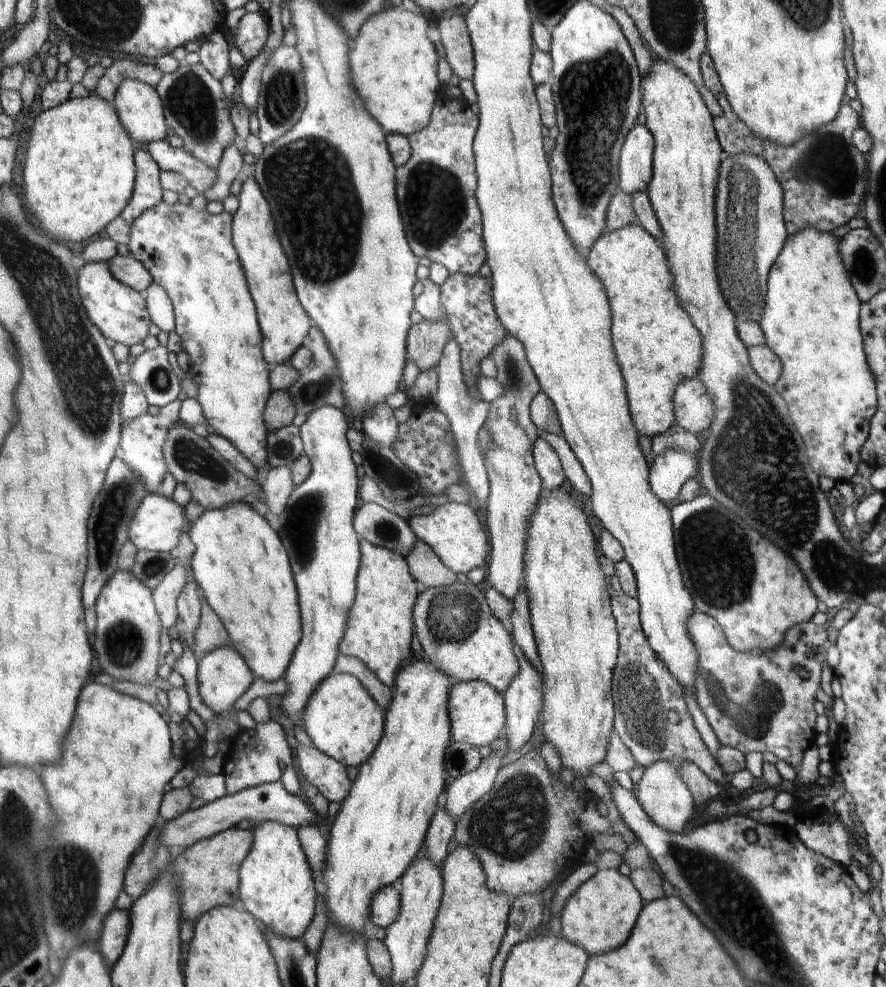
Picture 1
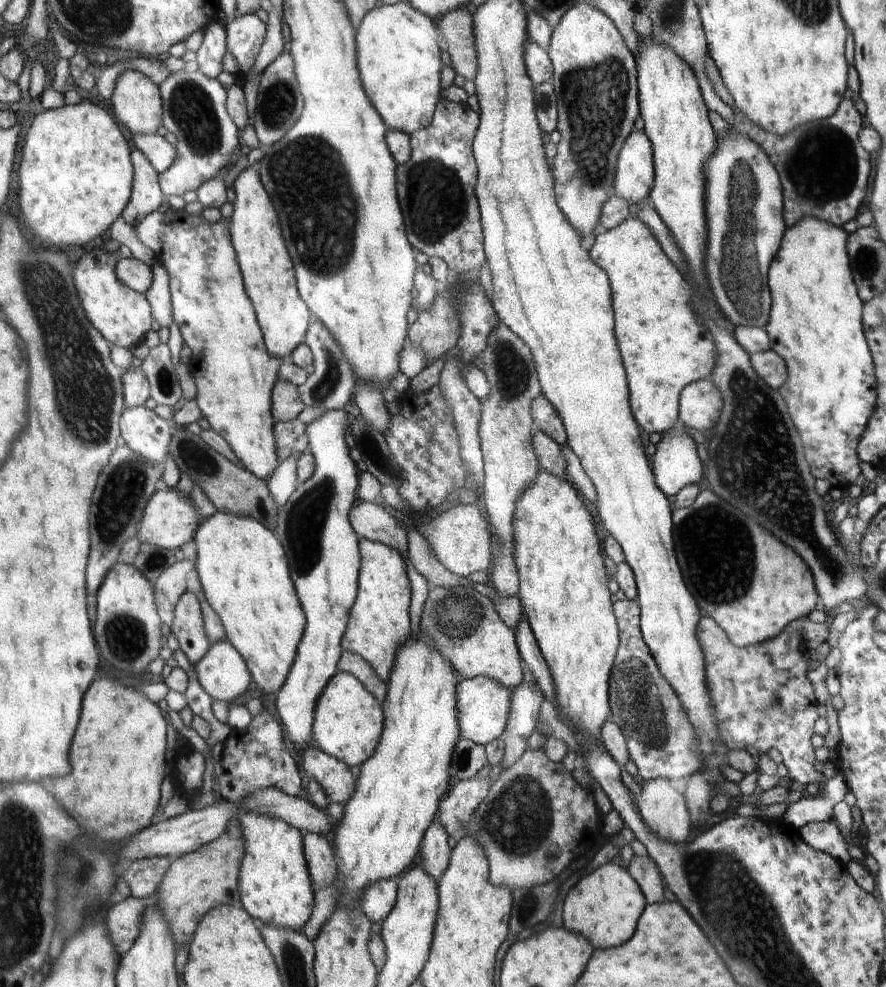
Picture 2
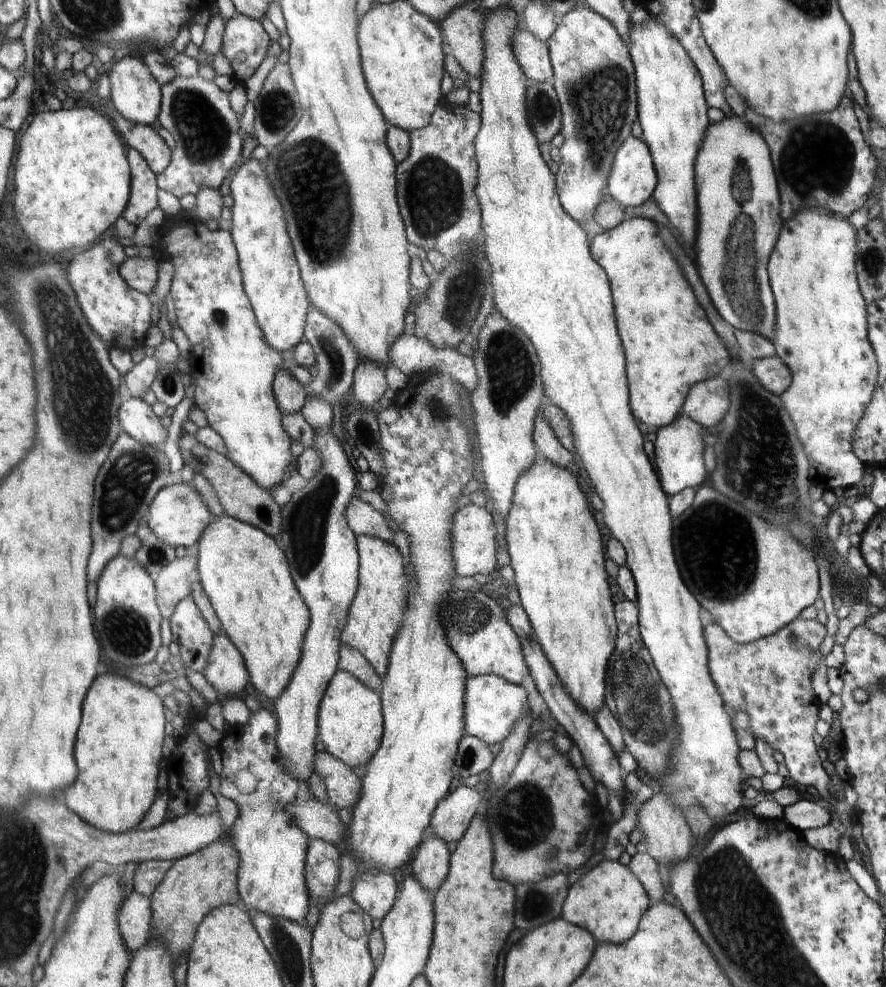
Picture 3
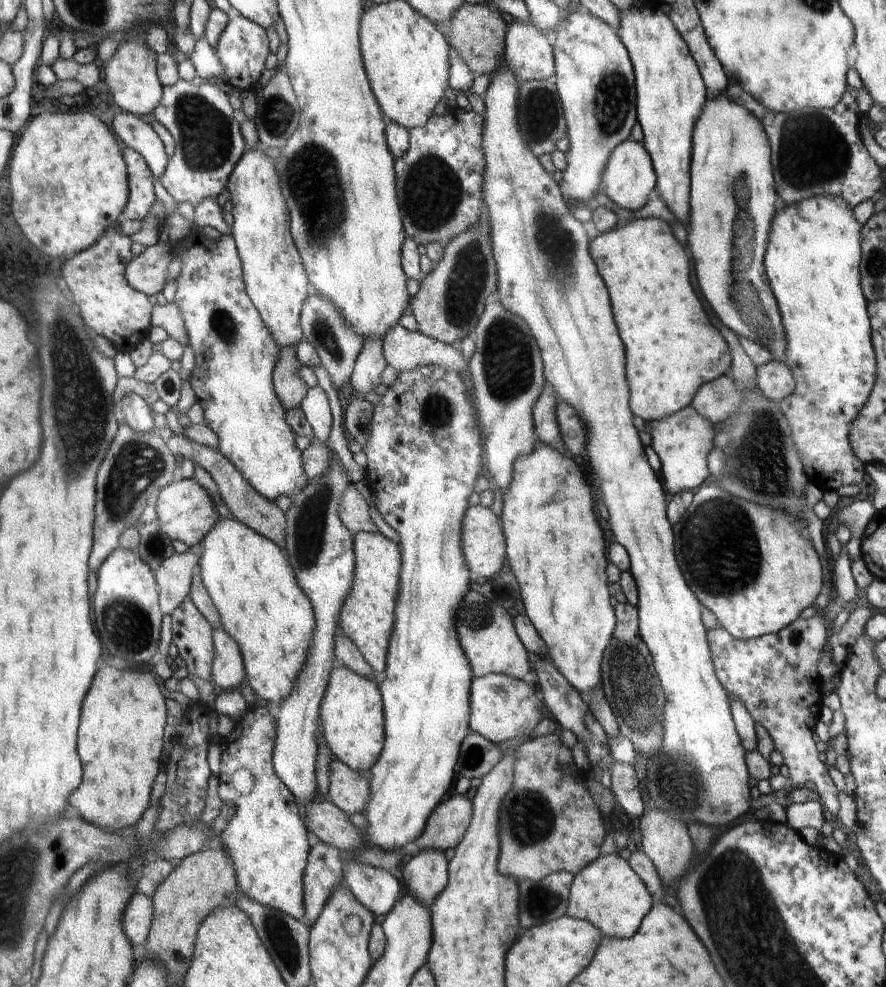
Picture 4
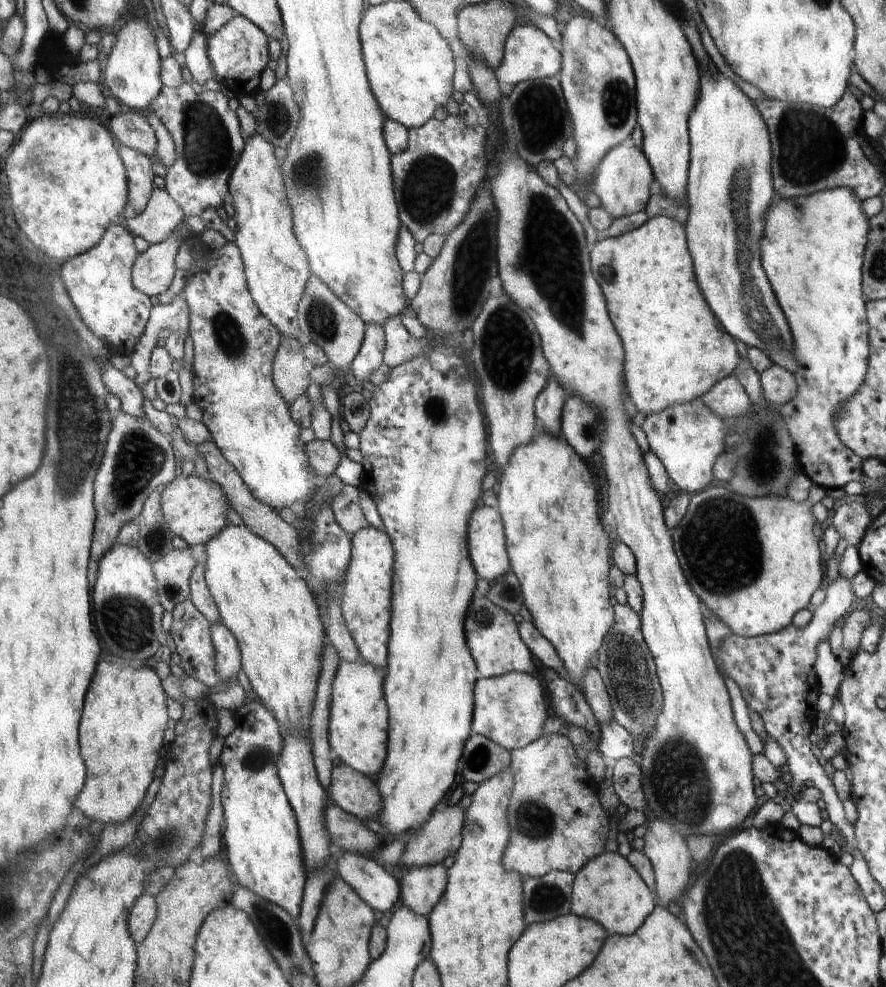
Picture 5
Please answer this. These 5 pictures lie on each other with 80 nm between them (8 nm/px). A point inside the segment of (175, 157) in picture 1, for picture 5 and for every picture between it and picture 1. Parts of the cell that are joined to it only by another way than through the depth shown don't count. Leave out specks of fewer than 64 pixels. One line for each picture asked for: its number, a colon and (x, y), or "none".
2: (161, 154)
3: (144, 138)
4: (136, 132)
5: (132, 128)

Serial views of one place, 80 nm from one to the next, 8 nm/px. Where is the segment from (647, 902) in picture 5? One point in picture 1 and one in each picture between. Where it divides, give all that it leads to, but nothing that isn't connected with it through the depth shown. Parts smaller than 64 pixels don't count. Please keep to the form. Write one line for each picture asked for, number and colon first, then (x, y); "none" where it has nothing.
1: (600, 915)
2: (605, 905)
3: (609, 900)
4: (608, 893)

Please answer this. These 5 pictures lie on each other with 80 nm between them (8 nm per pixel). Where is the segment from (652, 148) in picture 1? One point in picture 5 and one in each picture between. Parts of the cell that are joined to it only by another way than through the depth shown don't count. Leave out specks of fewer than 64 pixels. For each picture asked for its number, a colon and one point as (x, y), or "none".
2: (635, 180)
3: (634, 178)
4: (629, 179)
5: (623, 184)

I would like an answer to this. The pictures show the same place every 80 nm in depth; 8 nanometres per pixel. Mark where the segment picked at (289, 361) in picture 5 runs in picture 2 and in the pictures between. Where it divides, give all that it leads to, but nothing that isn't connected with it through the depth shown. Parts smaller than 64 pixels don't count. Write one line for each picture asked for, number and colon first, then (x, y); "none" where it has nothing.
2: (287, 404)
3: (291, 394)
4: (291, 388)

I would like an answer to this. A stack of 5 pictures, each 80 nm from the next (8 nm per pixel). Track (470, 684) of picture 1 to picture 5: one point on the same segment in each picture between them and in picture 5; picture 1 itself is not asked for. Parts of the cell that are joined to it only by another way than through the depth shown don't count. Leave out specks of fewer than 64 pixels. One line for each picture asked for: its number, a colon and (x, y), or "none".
2: (484, 705)
3: (493, 707)
4: (503, 708)
5: (511, 709)

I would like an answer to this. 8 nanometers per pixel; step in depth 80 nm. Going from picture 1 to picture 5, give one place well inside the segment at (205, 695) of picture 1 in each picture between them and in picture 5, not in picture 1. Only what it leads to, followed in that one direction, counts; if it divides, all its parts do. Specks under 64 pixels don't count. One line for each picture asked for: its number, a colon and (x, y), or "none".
2: (222, 671)
3: (226, 670)
4: (228, 672)
5: (228, 652)

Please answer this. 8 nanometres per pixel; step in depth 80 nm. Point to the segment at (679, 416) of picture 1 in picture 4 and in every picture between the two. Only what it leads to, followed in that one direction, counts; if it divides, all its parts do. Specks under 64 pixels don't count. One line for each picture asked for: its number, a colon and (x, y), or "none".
2: (701, 403)
3: (708, 402)
4: (719, 399)

